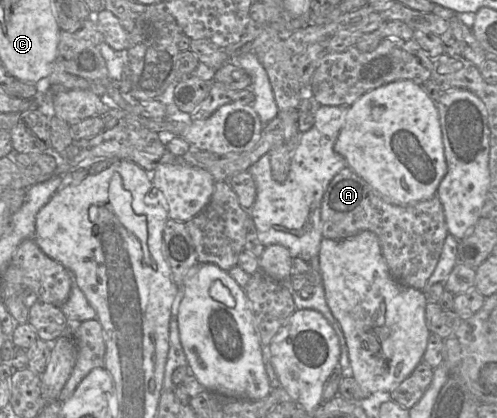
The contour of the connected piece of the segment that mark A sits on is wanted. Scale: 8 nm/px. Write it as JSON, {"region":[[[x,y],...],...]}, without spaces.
{"region":[[[344,167],[330,181],[321,201],[321,229],[324,238],[341,240],[368,230],[379,239],[382,254],[392,276],[401,284],[422,290],[440,258],[448,229],[444,209],[437,195],[416,204],[394,205],[382,200],[350,167]]]}

